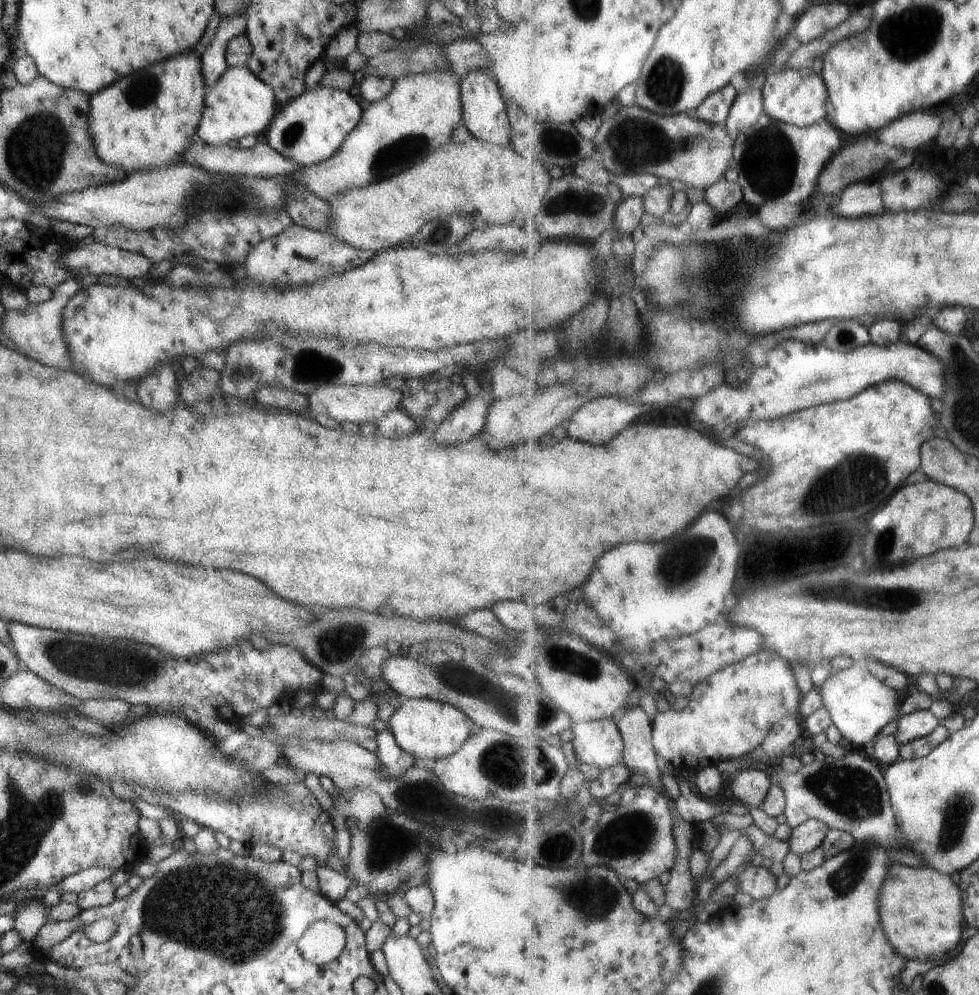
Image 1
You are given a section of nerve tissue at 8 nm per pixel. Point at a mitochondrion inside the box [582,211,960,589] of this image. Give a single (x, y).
(861, 478)

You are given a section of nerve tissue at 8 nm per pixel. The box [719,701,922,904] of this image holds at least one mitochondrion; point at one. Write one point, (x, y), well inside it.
(850, 792)

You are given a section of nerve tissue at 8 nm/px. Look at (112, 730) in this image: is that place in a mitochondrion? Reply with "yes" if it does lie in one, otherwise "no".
no

